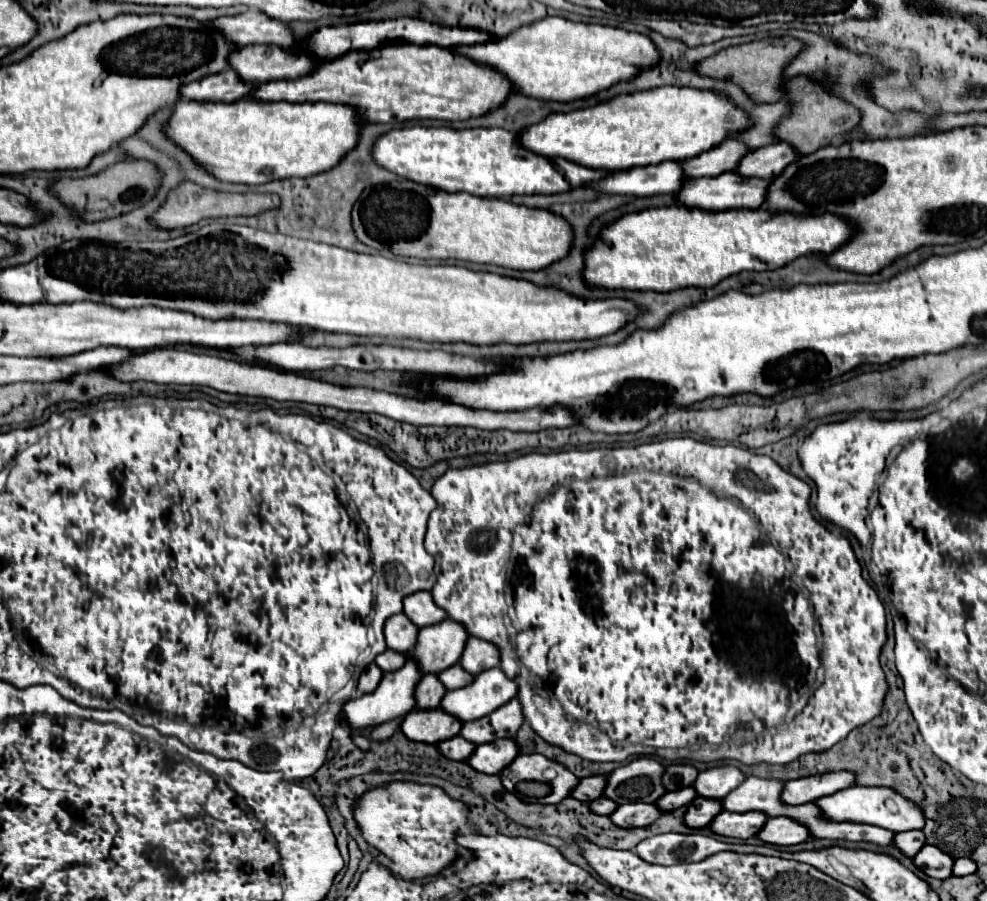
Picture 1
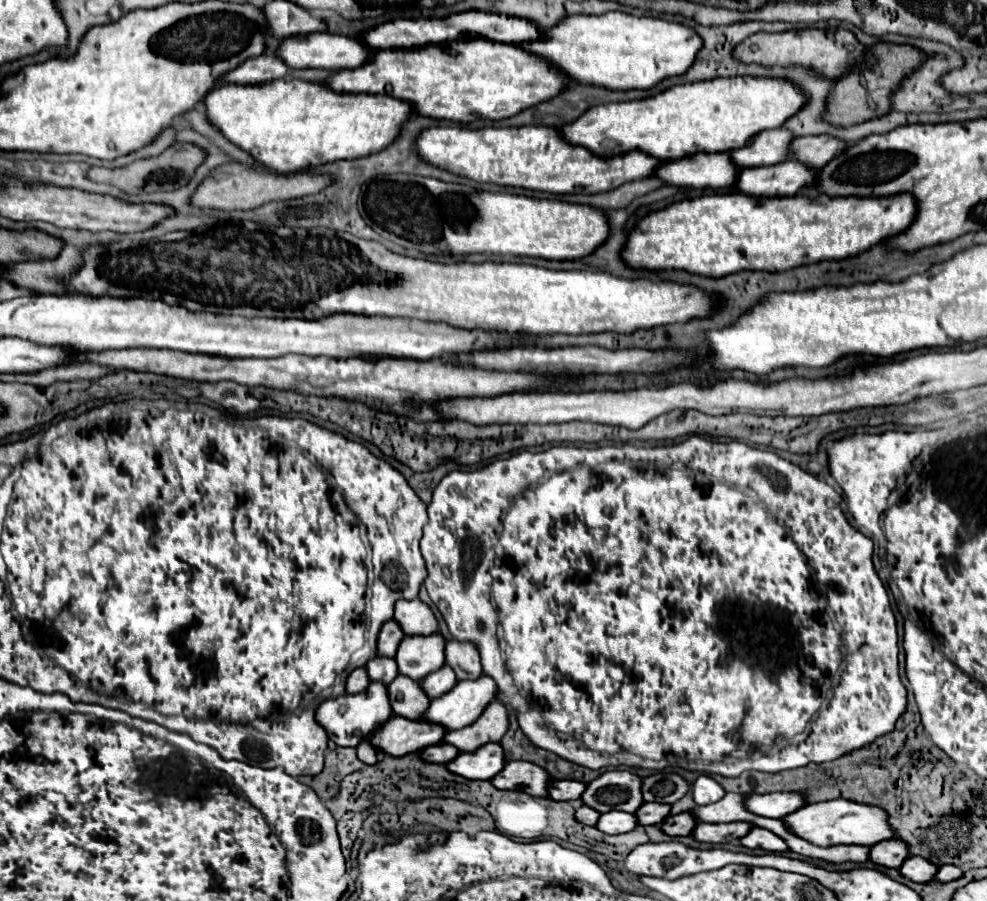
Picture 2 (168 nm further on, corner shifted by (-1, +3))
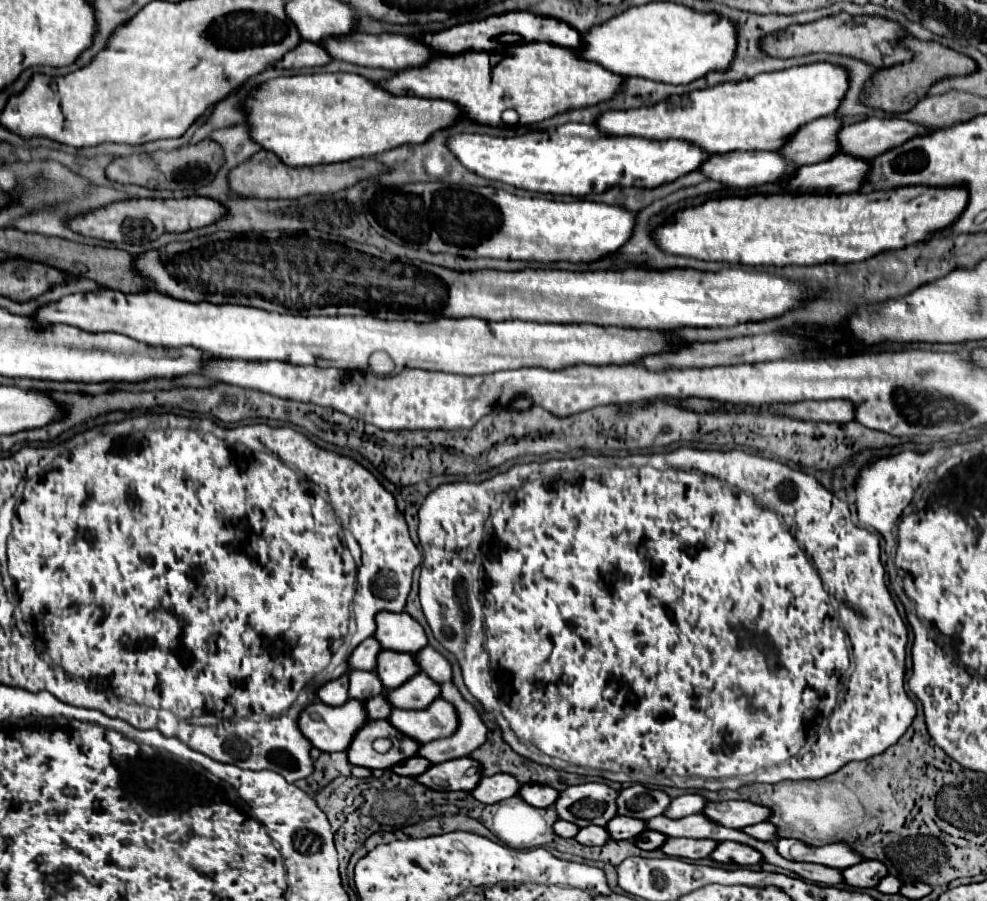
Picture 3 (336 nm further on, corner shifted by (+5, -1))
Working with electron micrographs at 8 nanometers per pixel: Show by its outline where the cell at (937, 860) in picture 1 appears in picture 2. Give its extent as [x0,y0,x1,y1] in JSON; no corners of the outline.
[901,858,937,882]

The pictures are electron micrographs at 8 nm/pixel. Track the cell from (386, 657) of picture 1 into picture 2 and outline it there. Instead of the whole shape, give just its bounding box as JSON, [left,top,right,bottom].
[365,658,399,684]

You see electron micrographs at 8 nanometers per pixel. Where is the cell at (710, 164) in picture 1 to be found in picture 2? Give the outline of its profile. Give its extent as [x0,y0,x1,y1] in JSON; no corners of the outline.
[733,128,795,168]

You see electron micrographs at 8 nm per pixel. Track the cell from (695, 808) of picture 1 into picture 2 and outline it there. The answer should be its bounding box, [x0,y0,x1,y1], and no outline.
[661,812,695,836]

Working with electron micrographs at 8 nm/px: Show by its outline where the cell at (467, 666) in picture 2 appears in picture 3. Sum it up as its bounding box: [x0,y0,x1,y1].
[417,646,453,684]

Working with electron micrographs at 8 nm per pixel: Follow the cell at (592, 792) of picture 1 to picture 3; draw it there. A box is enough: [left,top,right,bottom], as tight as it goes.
[519,784,559,808]

